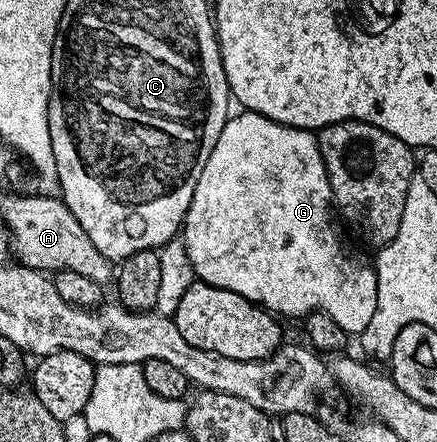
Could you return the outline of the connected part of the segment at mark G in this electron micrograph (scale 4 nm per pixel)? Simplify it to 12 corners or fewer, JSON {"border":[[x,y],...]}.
{"border":[[227,117],[180,237],[197,281],[368,328],[317,133]]}

